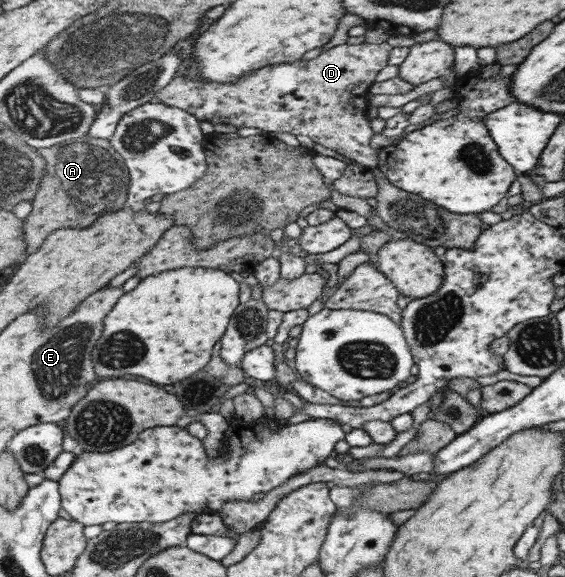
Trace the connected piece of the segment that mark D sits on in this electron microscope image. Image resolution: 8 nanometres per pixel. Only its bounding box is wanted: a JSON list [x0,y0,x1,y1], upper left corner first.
[157,42,392,168]

